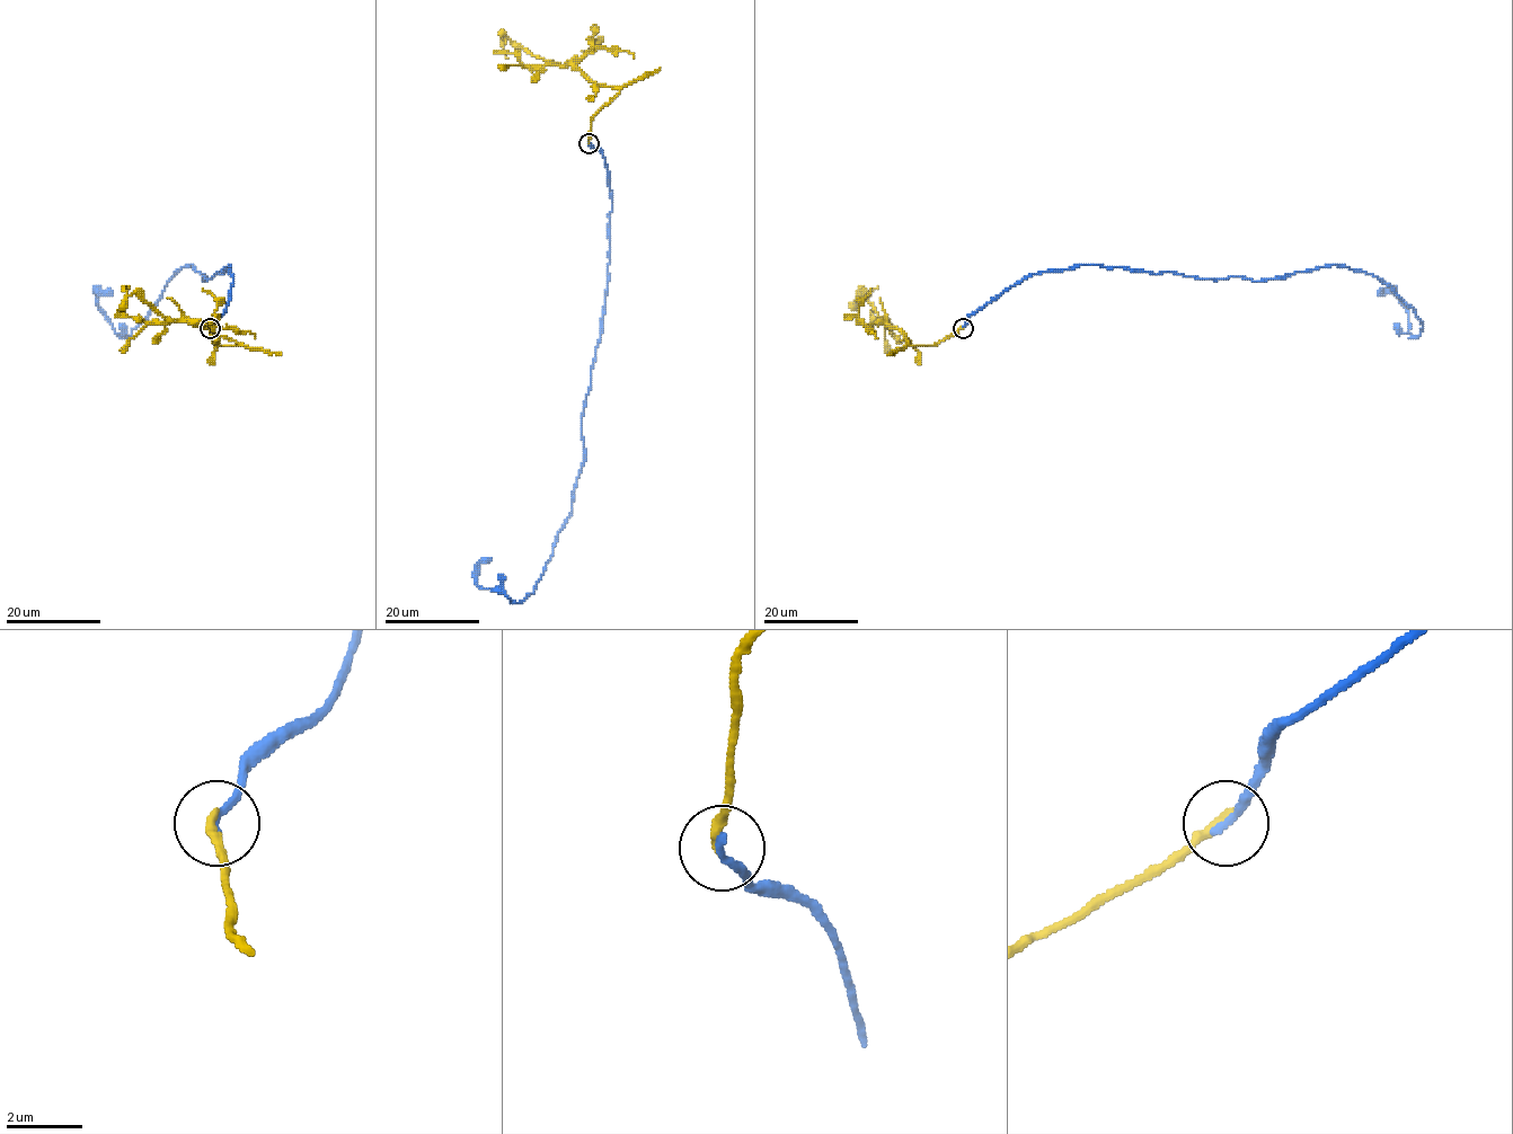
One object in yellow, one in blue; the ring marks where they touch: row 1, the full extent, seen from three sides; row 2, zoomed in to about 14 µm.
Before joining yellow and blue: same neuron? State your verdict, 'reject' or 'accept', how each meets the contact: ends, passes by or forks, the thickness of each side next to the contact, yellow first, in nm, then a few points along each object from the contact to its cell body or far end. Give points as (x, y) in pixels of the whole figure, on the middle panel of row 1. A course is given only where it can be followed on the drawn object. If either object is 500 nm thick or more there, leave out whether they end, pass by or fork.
reject; yellow ends there; blue ends there; 240 nm thick on the yellow side, 240 nm on the other; yellow runs (589, 142), (590, 121), (619, 90), (598, 86), (569, 65), (546, 62), (506, 37), (503, 40), (507, 58); blue runs (589, 142), (603, 156), (612, 204), (584, 463), (531, 594), (518, 602), (481, 588), (477, 566), (490, 557)

